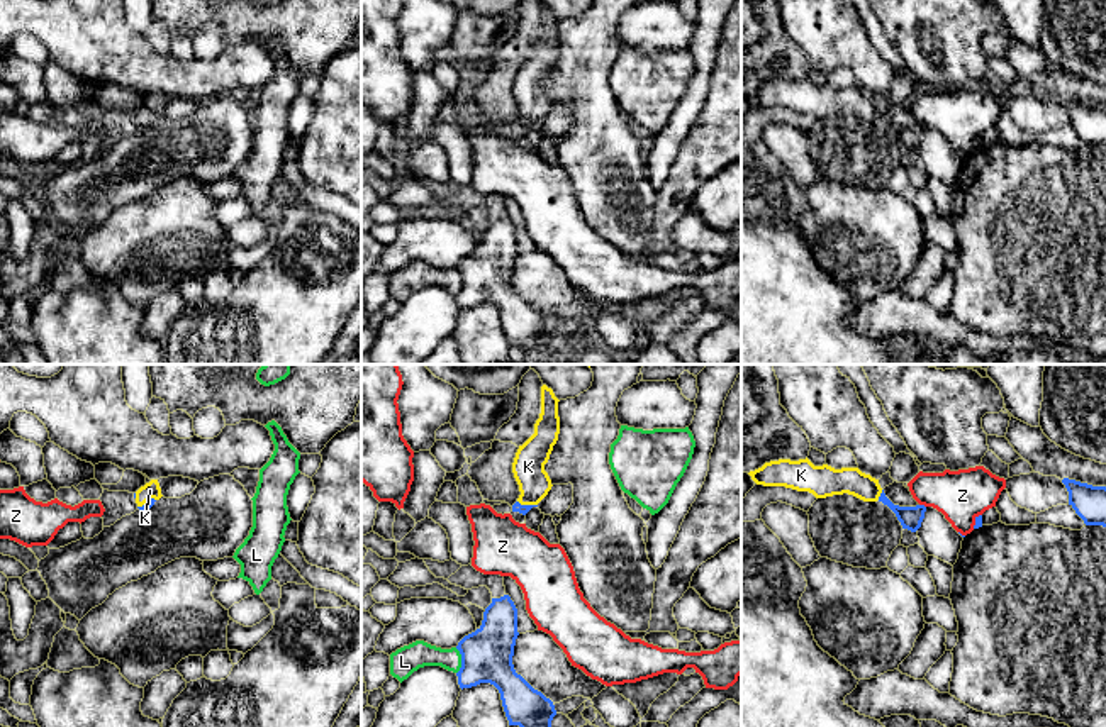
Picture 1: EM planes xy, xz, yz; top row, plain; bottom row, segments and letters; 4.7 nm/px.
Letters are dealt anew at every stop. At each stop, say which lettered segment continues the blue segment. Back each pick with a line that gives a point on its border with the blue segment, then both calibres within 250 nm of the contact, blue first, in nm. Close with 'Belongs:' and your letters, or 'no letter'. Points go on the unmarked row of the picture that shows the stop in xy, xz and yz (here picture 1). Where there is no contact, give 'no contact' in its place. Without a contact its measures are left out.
K: contact xz (528, 126); calibres 50 and 150 nm
Belongs: K

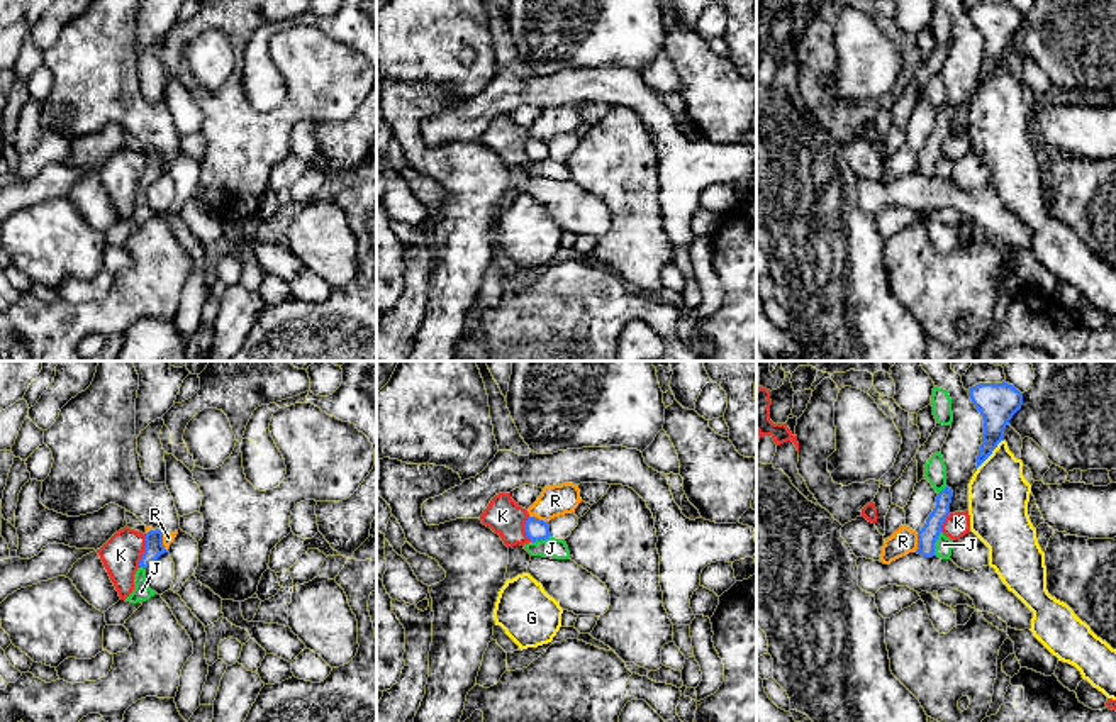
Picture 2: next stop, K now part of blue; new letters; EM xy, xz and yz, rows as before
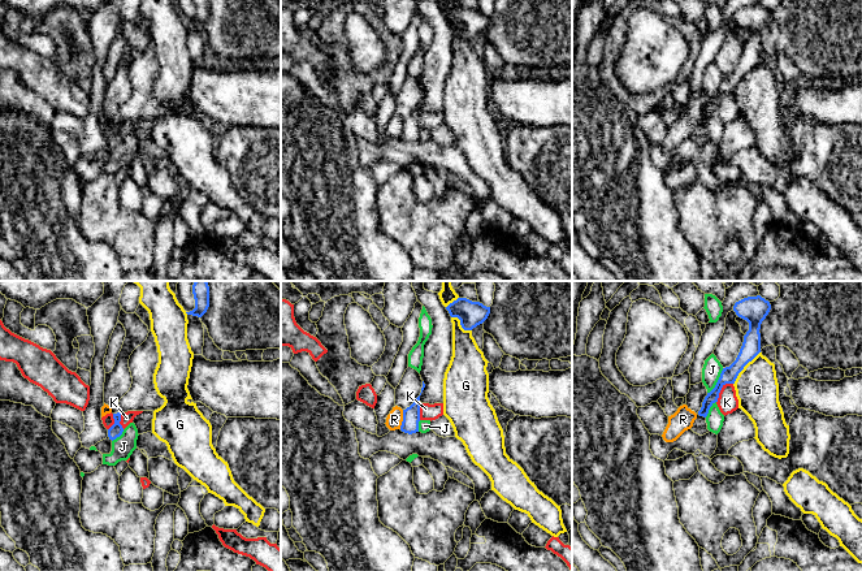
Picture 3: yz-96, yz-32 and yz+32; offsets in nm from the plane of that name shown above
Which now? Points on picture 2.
Belongs: no letter

